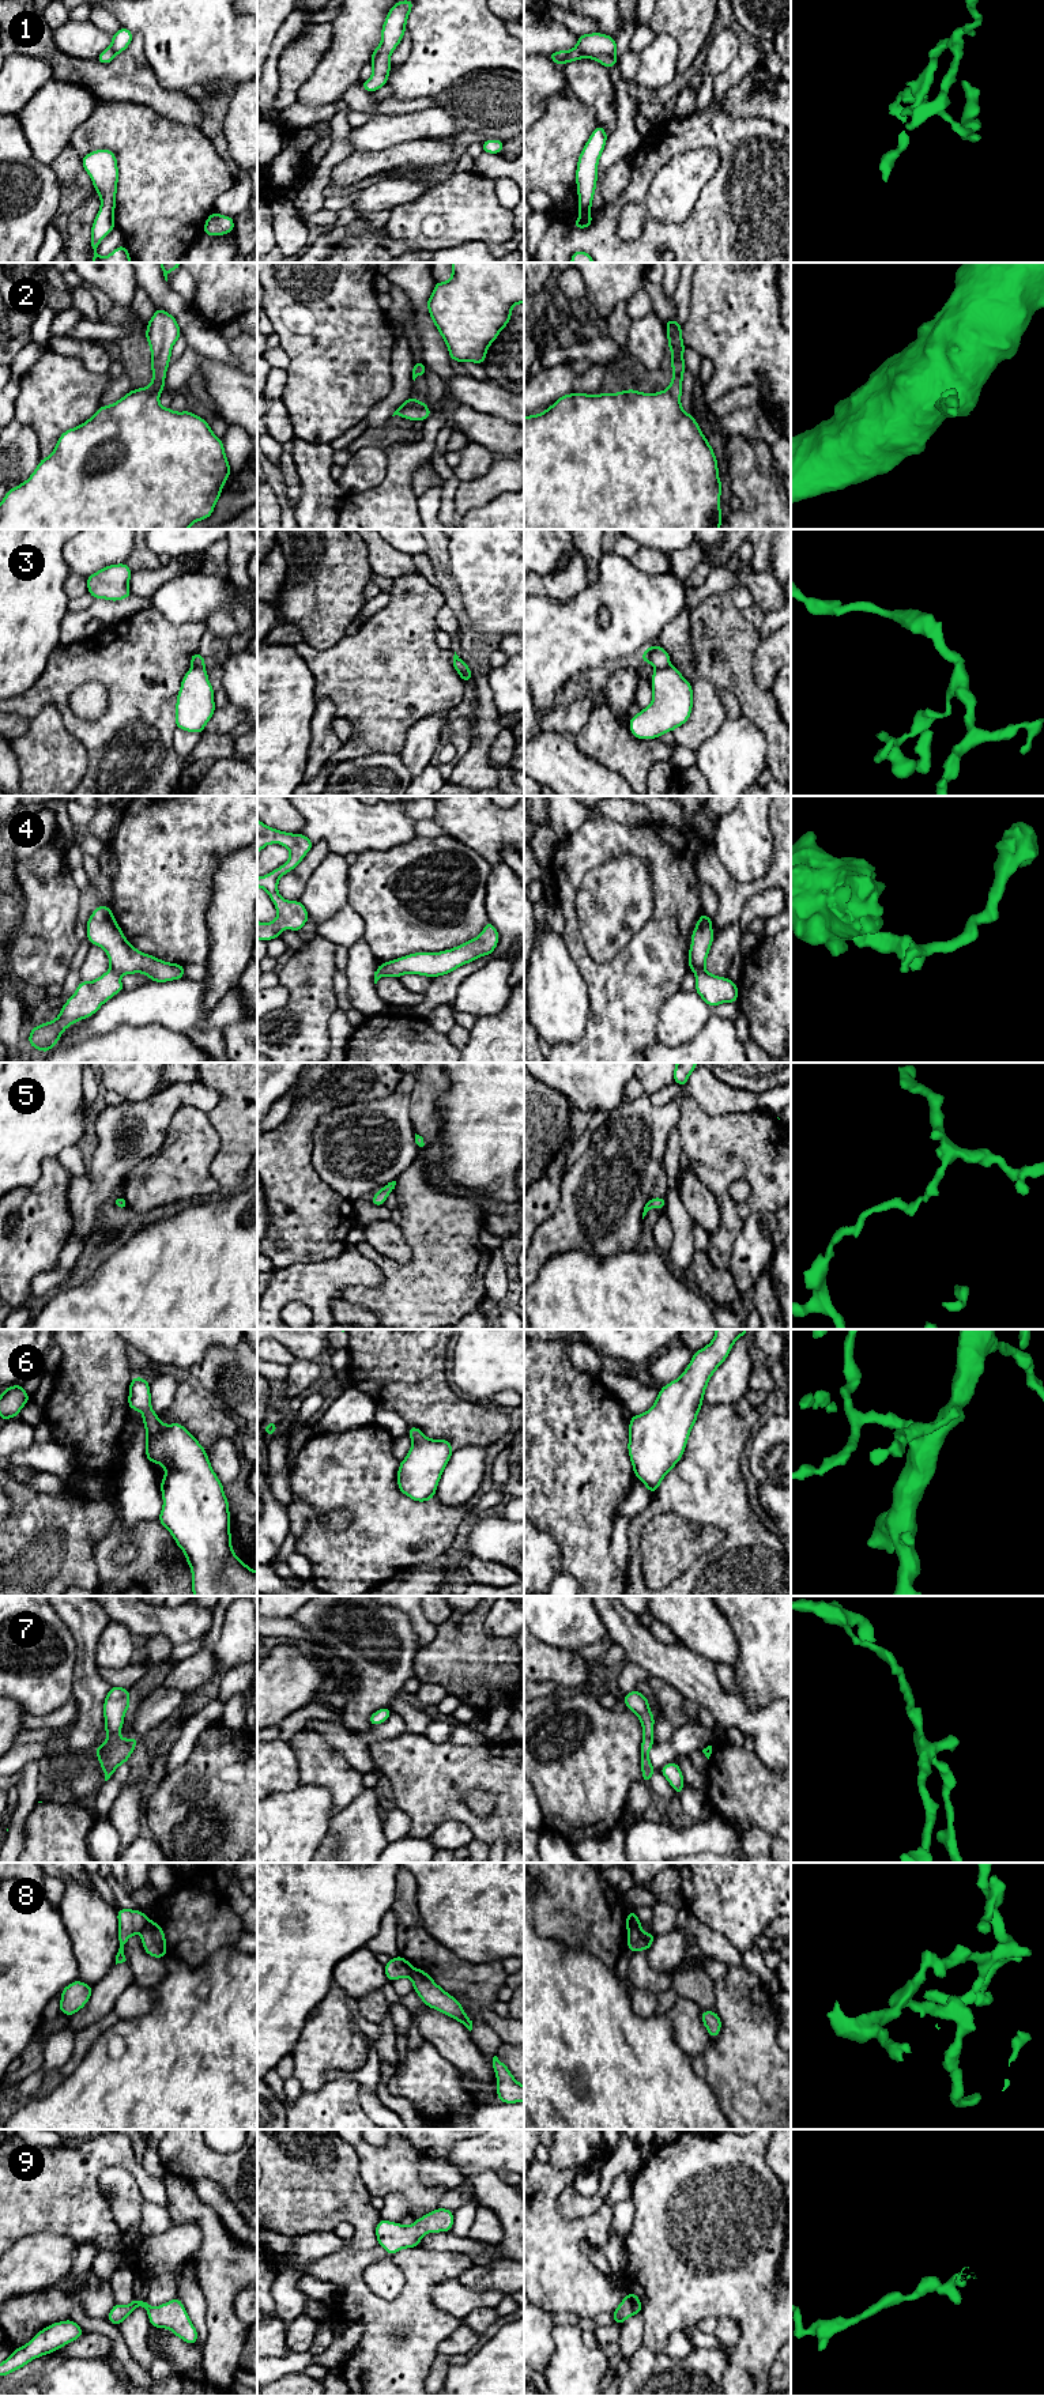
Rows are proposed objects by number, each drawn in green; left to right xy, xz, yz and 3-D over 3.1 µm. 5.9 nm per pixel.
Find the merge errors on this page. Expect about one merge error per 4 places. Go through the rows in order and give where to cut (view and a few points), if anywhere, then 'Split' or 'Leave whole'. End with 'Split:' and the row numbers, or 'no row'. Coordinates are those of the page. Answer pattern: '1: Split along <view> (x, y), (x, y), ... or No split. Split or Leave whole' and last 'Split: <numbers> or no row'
1: Split along yz (575, 48), (588, 55), (611, 53), (614, 56). Split
2: No split. Leave whole
3: Split along yz (669, 664), (656, 671). Split
4: Split along yz (704, 968), (696, 973). Split
5: No split. Leave whole
6: No split. Leave whole
7: No split. Leave whole
8: Split along yz (640, 1924), (628, 1931). Split
9: No split. Leave whole
Split: 1, 3, 4, 8

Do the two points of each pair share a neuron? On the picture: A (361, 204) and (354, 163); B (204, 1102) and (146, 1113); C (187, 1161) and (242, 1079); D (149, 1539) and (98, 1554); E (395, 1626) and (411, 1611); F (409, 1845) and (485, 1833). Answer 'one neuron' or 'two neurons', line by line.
A: two neurons
B: one neuron
C: two neurons
D: one neuron
E: two neurons
F: two neurons

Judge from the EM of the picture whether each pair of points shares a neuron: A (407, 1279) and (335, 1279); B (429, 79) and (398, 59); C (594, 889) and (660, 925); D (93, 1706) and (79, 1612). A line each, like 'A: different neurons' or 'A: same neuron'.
A: different neurons
B: different neurons
C: different neurons
D: same neuron

